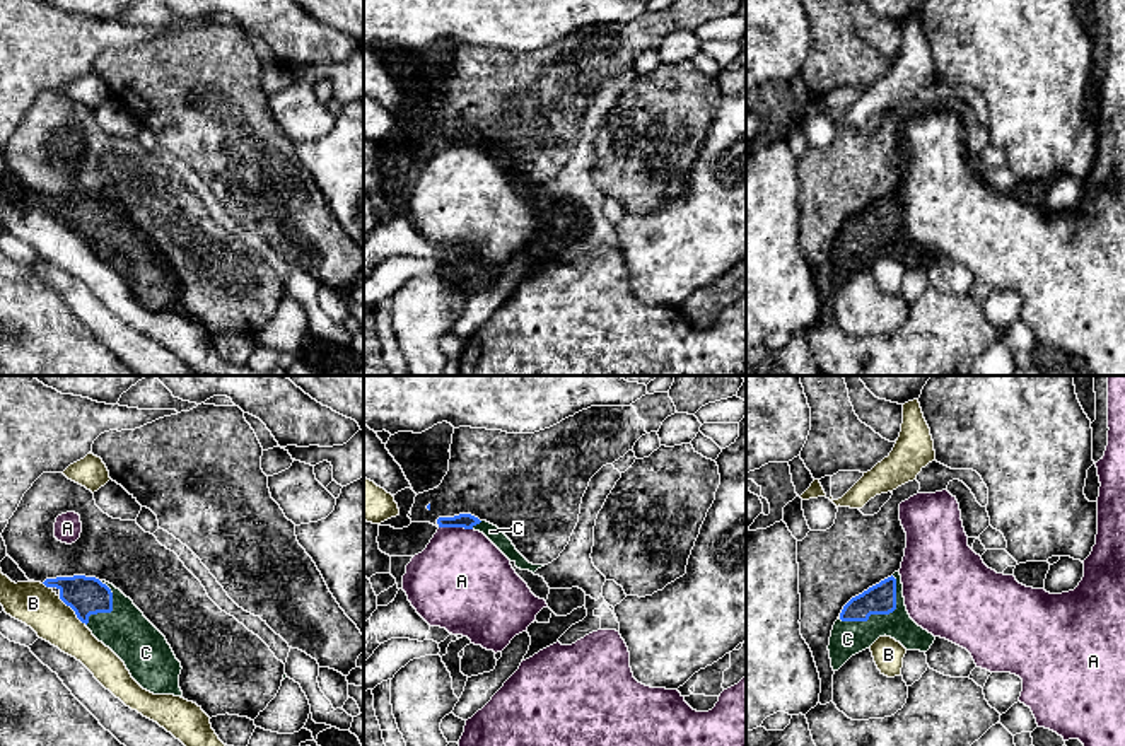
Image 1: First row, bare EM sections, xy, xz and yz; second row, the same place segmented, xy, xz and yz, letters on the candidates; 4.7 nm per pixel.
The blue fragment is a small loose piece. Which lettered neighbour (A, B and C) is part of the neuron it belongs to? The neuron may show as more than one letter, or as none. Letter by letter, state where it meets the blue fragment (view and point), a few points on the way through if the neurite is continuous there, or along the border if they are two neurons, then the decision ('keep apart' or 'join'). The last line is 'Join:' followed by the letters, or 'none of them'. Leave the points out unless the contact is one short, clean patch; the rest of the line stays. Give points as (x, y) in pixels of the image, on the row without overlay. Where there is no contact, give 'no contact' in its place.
A: contact xz (456, 144); border xz (439, 144), (472, 147); keep apart
B: contact xy (74, 227); border xy (58, 214), (86, 241); keep apart
C: contact yz (881, 231); join
Join: C

